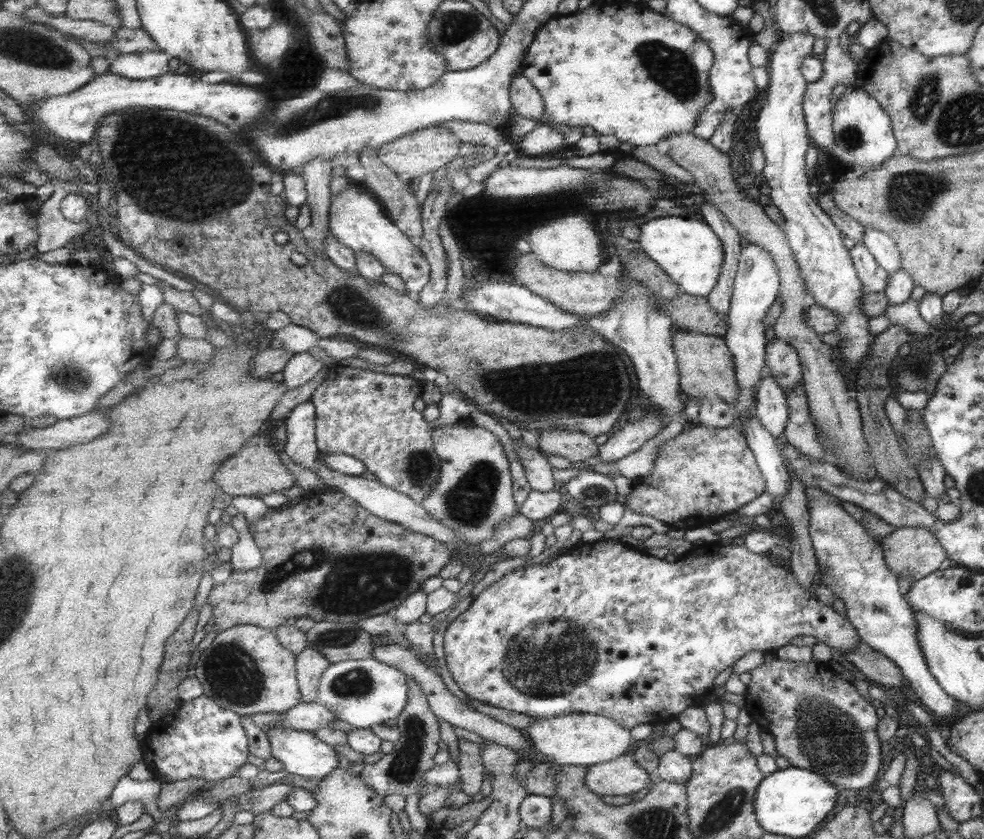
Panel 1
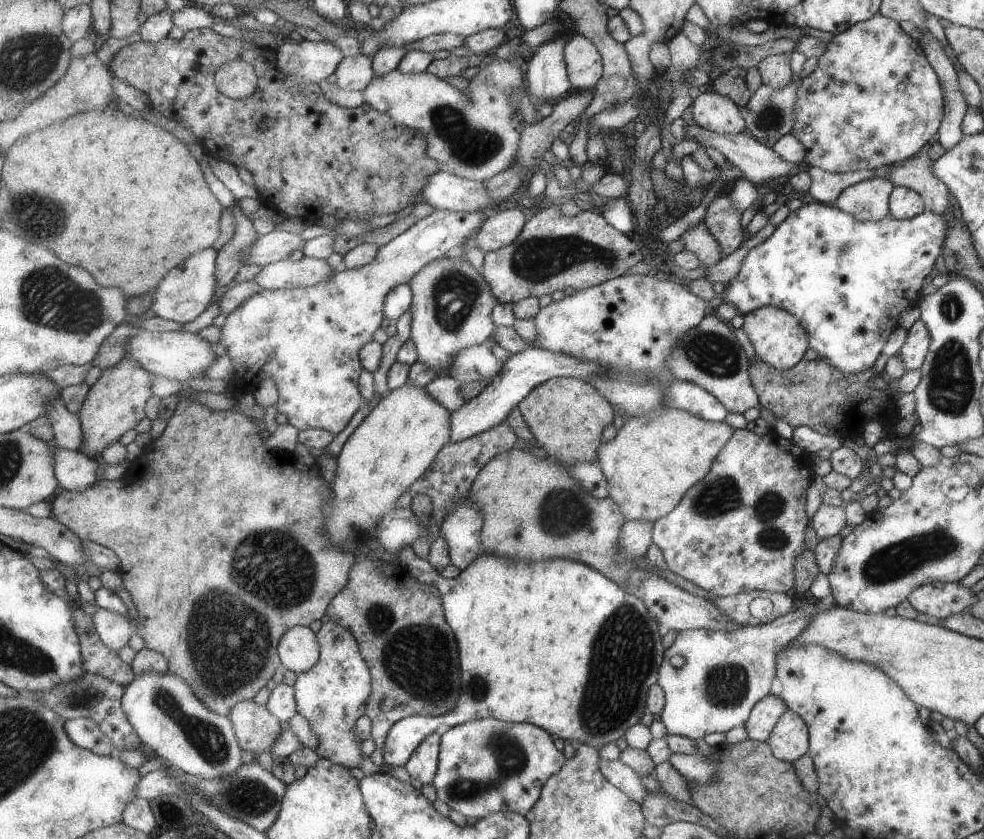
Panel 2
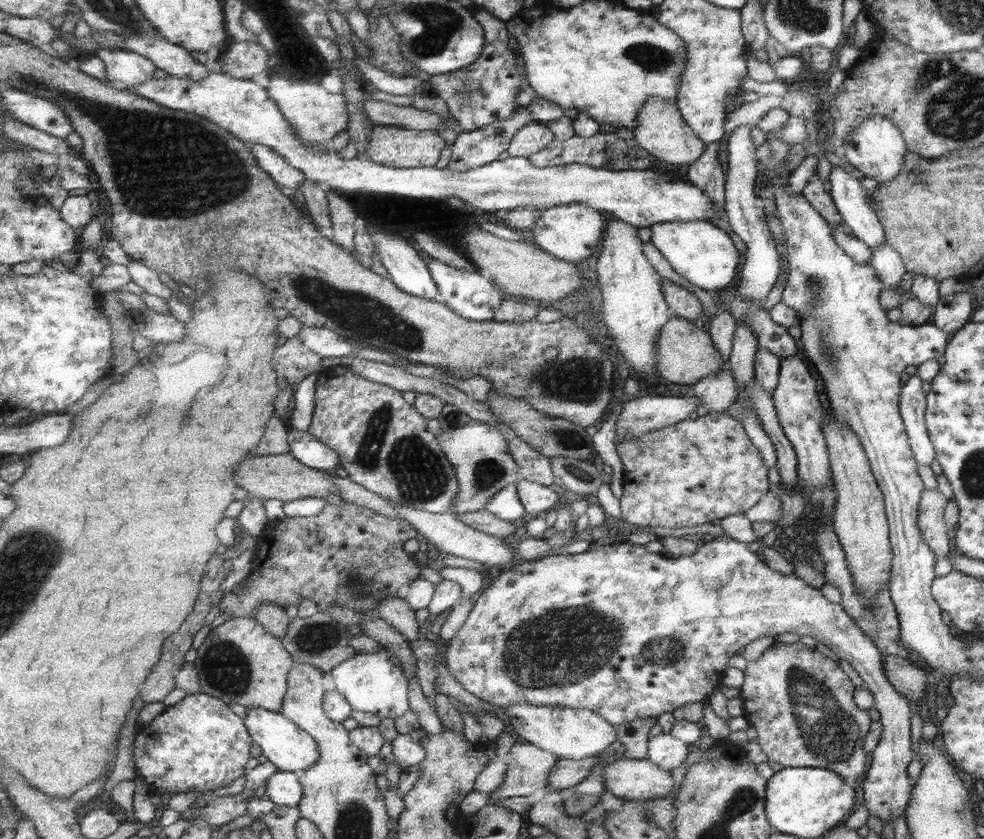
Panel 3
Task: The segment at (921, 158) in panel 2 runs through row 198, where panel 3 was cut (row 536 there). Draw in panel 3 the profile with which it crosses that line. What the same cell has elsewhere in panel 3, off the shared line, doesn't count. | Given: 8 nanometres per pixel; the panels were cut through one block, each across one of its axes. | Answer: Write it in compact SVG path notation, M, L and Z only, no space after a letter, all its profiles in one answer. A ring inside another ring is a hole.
M937 488L933 490L925 490L921 494L921 520L919 520L919 528L921 534L925 538L925 542L929 544L929 548L933 550L933 556L939 560L943 558L951 548L951 528L947 528L945 522L945 506L949 500L945 500Z

